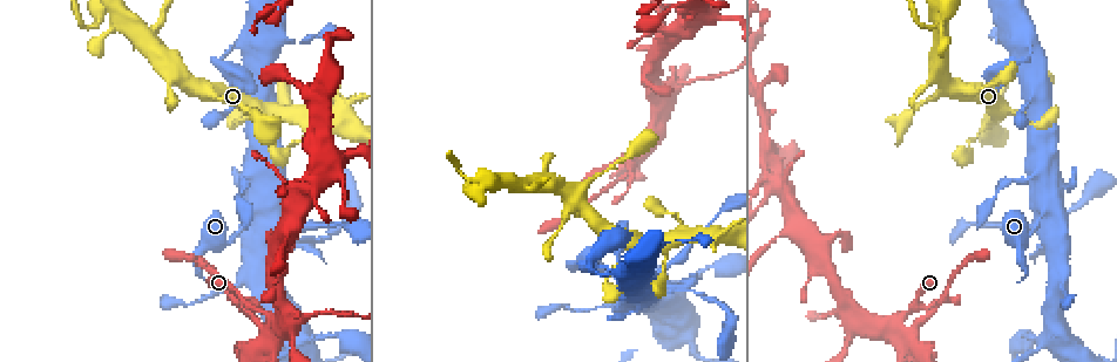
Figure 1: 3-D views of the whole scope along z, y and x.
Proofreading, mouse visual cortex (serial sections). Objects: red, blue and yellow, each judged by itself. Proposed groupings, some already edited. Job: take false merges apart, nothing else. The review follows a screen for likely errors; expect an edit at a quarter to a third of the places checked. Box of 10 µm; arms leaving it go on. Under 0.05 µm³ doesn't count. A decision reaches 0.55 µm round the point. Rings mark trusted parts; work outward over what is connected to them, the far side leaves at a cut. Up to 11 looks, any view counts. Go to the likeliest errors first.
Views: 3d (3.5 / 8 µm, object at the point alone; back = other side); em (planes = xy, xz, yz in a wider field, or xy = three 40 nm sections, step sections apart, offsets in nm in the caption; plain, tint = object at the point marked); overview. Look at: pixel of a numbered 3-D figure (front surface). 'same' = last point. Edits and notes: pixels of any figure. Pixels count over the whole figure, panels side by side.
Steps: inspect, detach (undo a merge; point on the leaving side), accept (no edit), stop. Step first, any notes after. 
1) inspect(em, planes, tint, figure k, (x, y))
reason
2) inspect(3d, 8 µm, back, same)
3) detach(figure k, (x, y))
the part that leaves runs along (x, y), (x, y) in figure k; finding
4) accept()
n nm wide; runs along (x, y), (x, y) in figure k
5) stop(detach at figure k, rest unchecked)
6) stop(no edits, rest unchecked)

inspect(3d, 3.5 µm, figure 1, (622, 155))
a fork

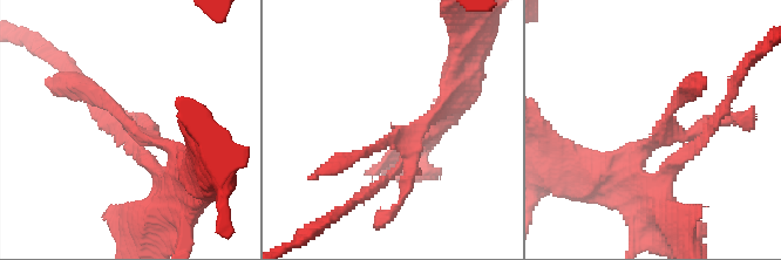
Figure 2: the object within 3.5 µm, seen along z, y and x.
inspect(em, planes, tint, figure 2, (134, 126))
need the tissue

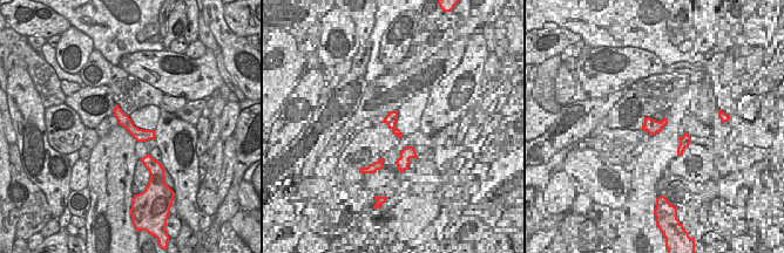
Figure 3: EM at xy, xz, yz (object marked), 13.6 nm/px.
accept()
runs along (337, 166), (445, 105) in figure 2; continuous, no second cell

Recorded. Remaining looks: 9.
inspect(3d, 3.5 µm, figure 1, (1049, 203))
abrupt turn

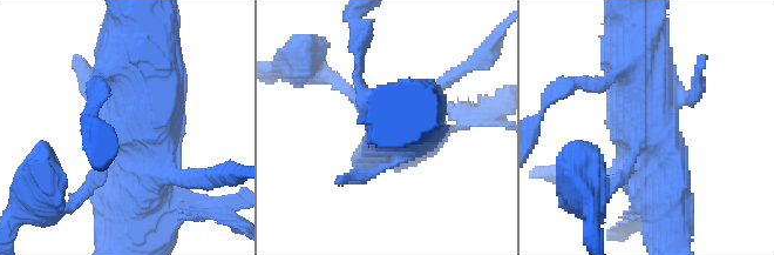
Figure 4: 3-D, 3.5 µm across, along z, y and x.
inspect(em, xy, step 2, tint, figure 4, (651, 134))
shape alone is not enough

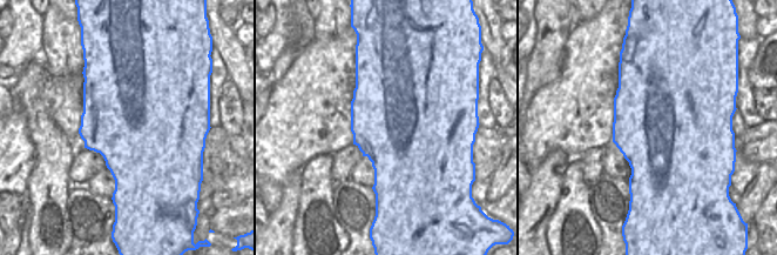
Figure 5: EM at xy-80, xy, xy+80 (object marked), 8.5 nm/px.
accept()
runs along (83, 189), (144, 106), (144, 59) in figure 4; continuous, no second cell

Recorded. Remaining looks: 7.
inspect(3d, 8 µm, figure 1, (690, 291))
thin neck

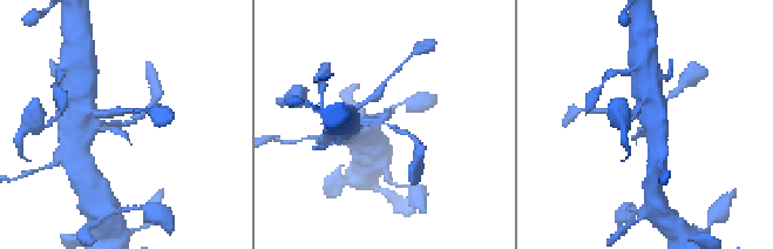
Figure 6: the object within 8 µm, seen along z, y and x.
inspect(em, xy, step 1, tint, same)

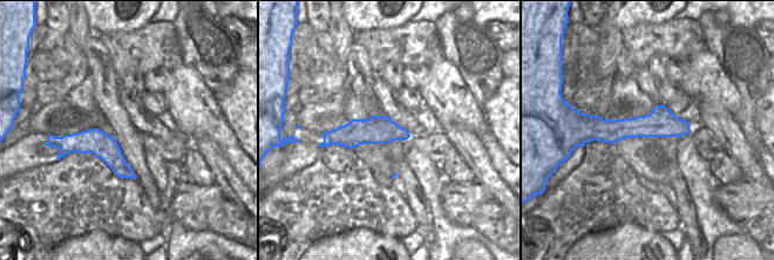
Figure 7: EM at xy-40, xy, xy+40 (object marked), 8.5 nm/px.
accept()
runs along (89, 126), (126, 125), (148, 107) in figure 6; all the same cell

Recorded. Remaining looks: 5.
inspect(3d, 8 µm, back, figure 1, (327, 172))
thick turns thin

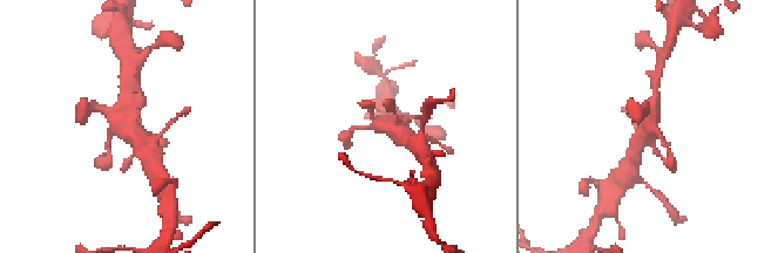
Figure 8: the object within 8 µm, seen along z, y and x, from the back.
inspect(em, planes, tint, same)

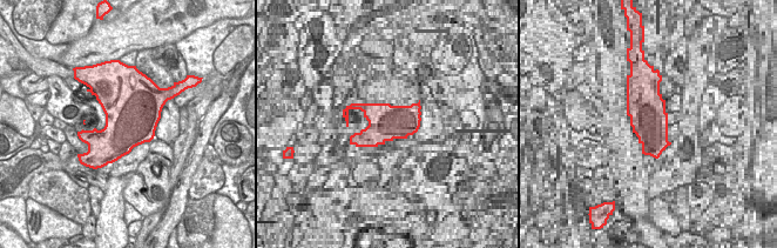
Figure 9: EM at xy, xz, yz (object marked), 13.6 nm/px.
accept()
750 nm wide; runs along (144, 150), (124, 129), (124, 93) in figure 8; one cell here

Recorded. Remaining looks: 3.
inspect(3d, 8 µm, figure 1, (937, 70))
sharp bend

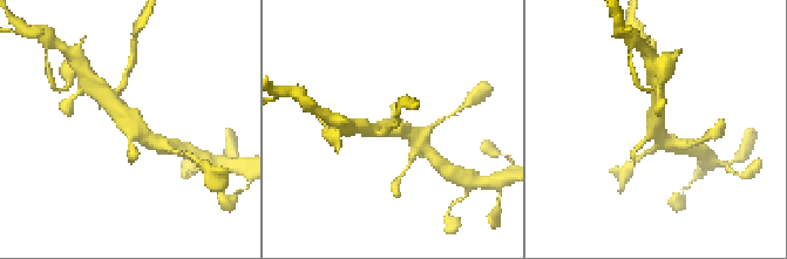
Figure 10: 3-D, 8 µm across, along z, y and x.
inspect(3d, 3.5 µm, same)

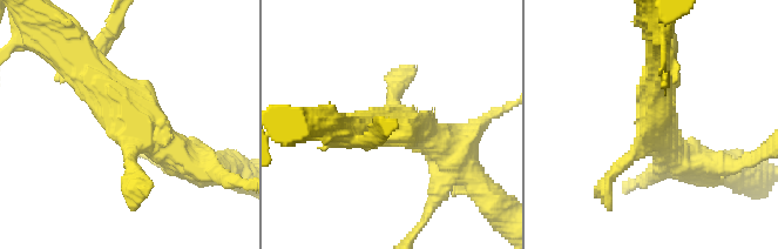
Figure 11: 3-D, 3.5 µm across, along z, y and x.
inspect(em, planes, tint, figure 11, (403, 126))
shape alone is not enough

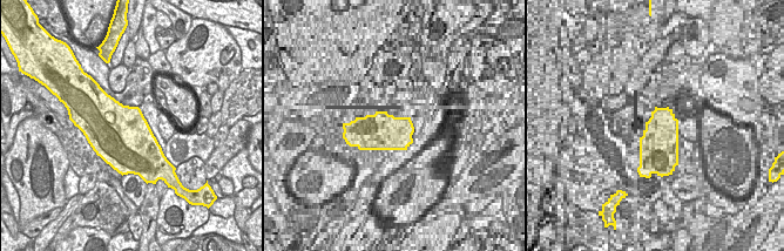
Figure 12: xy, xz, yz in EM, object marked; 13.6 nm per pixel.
accept()
runs along (197, 163), (164, 146), (82, 62) in figure 11; continuous, no second cell

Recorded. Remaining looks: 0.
stop(no edits, rest unchecked)

